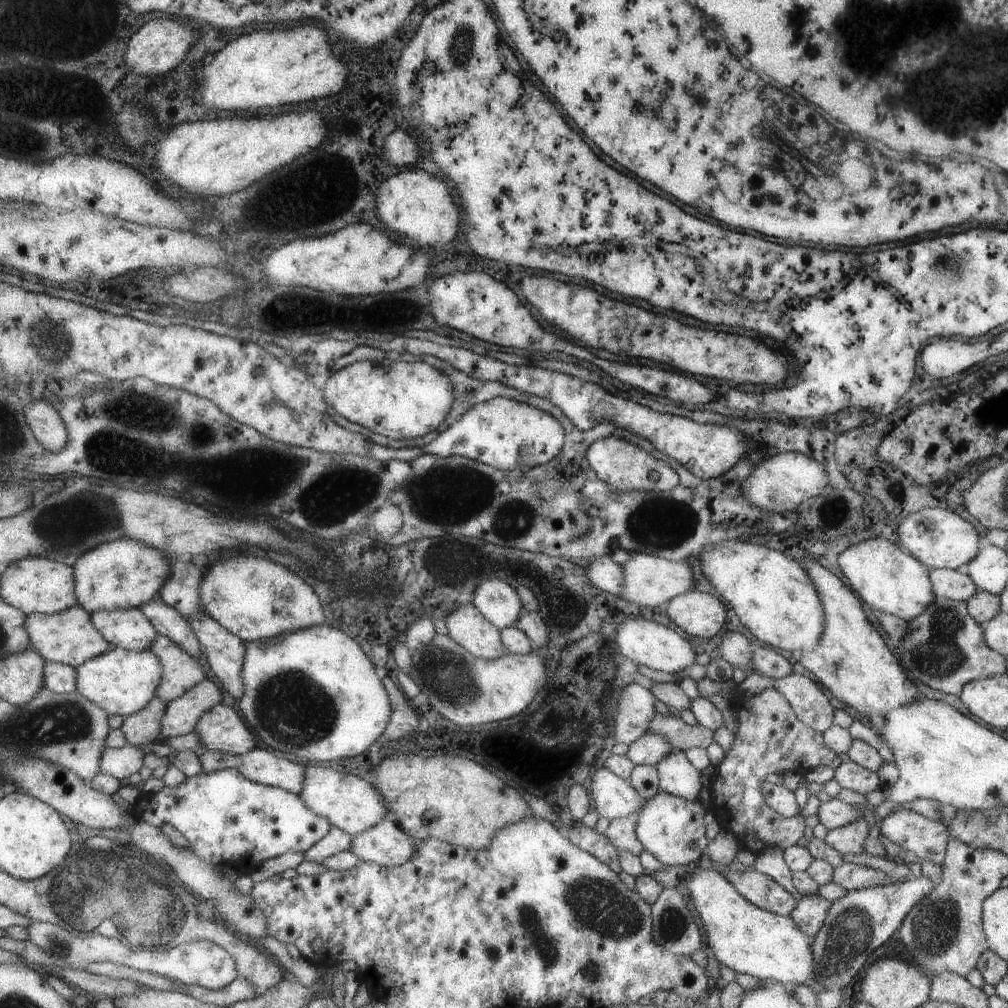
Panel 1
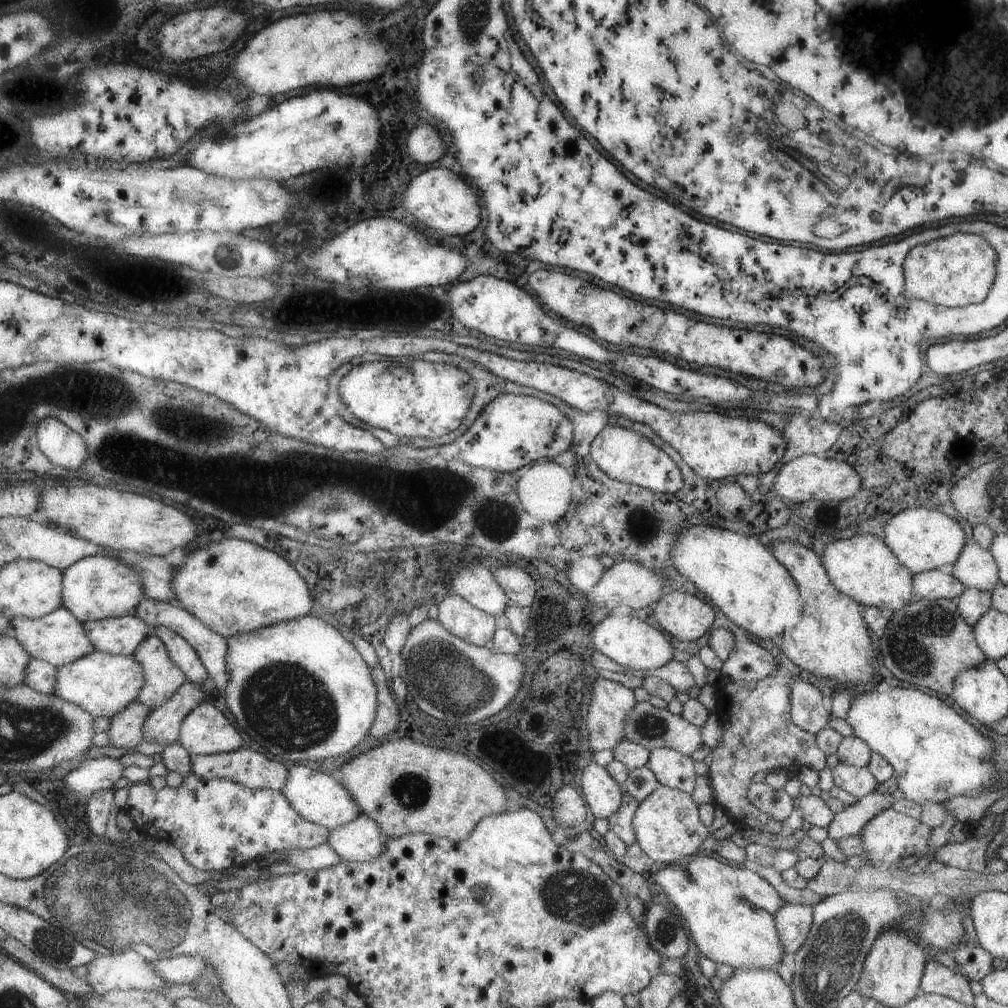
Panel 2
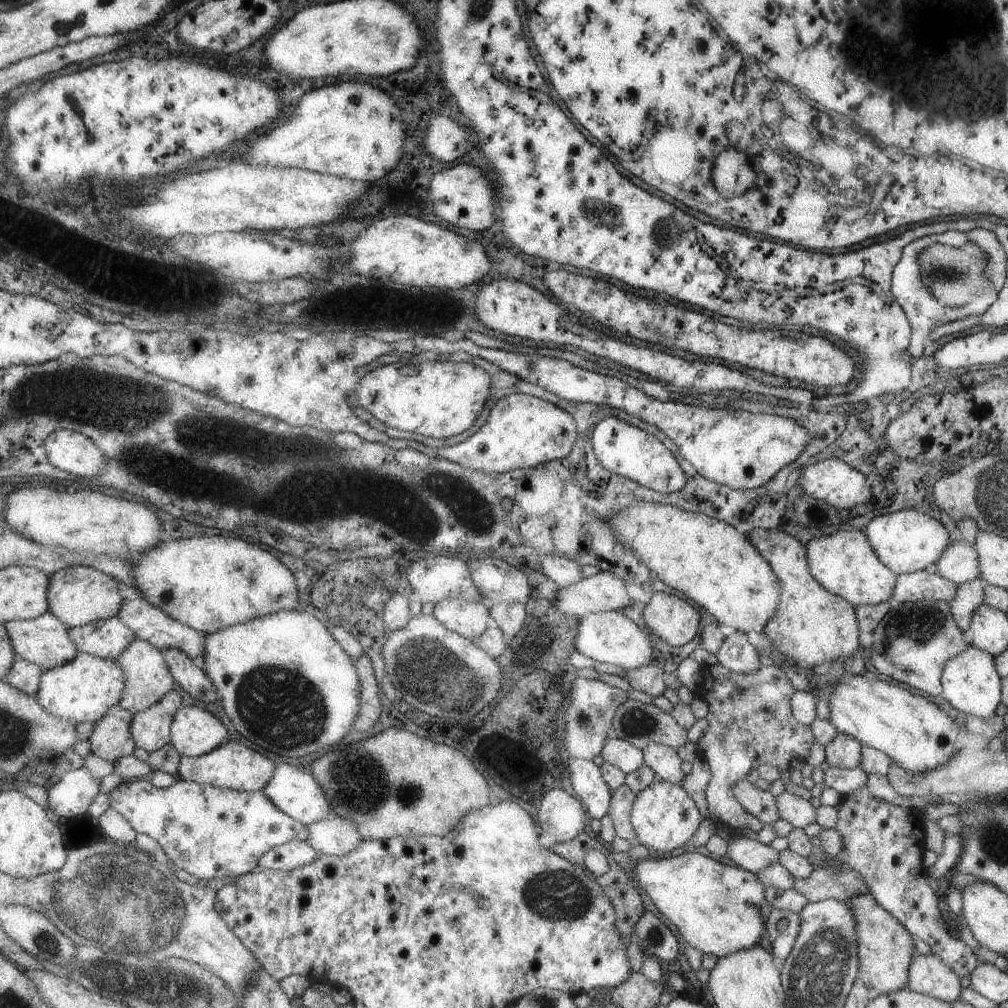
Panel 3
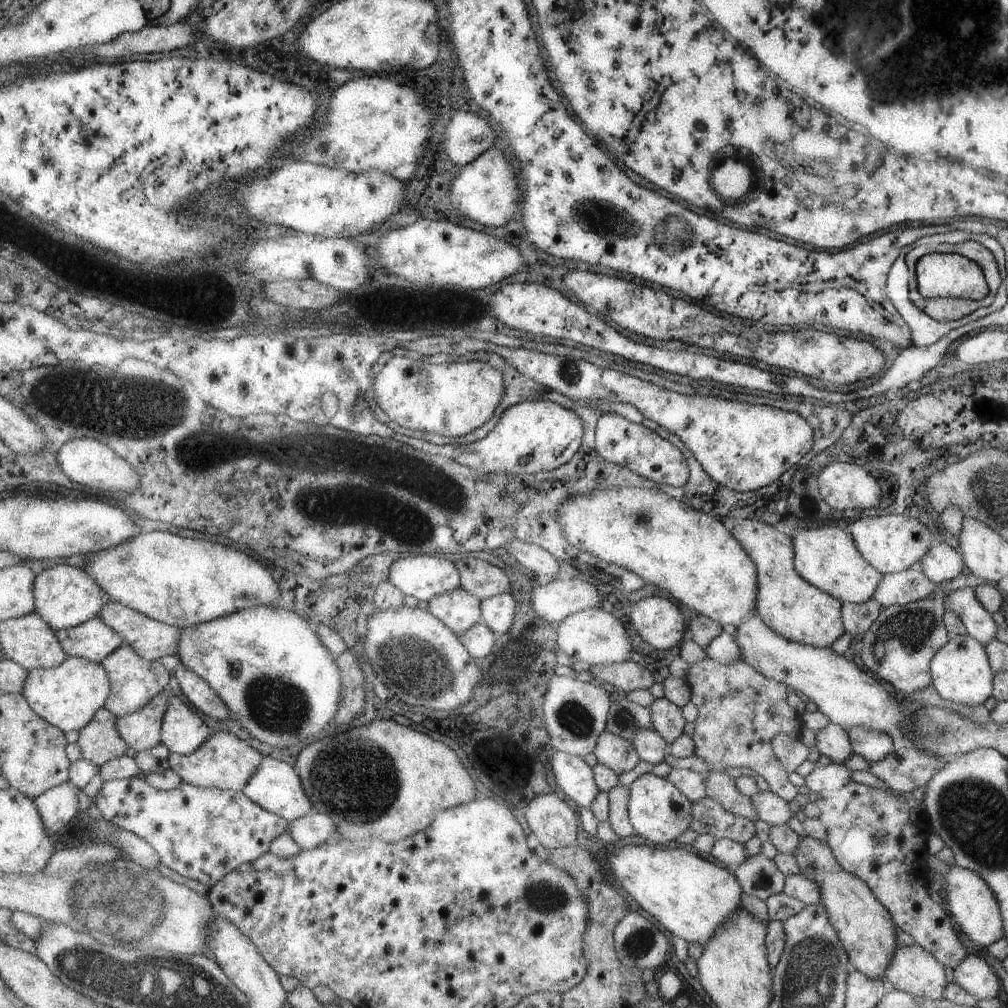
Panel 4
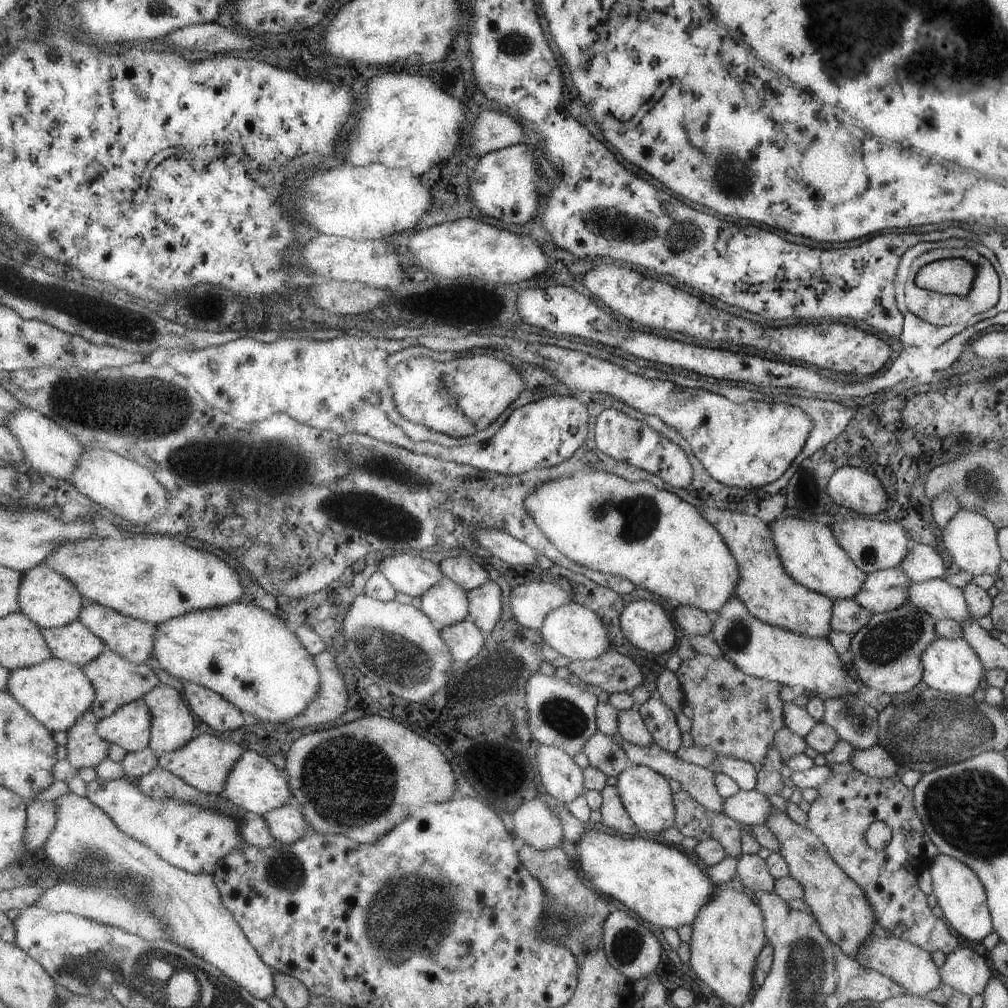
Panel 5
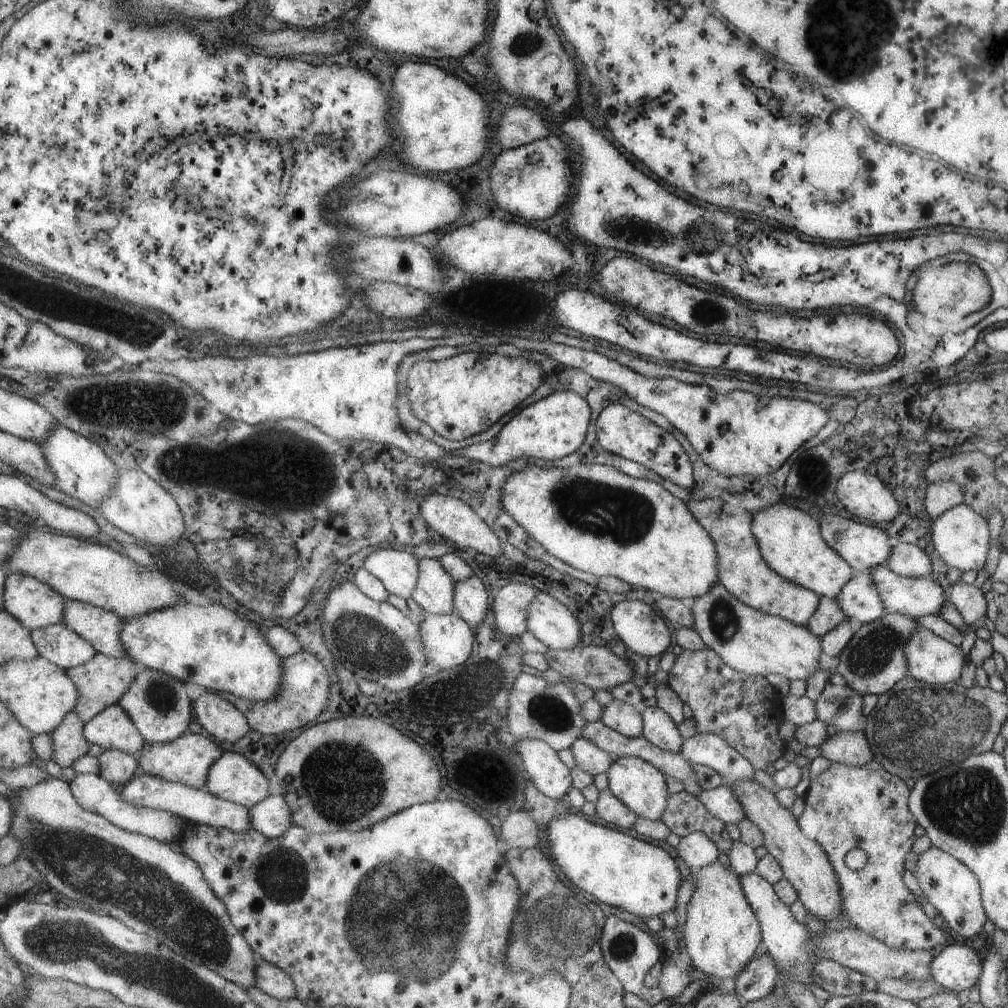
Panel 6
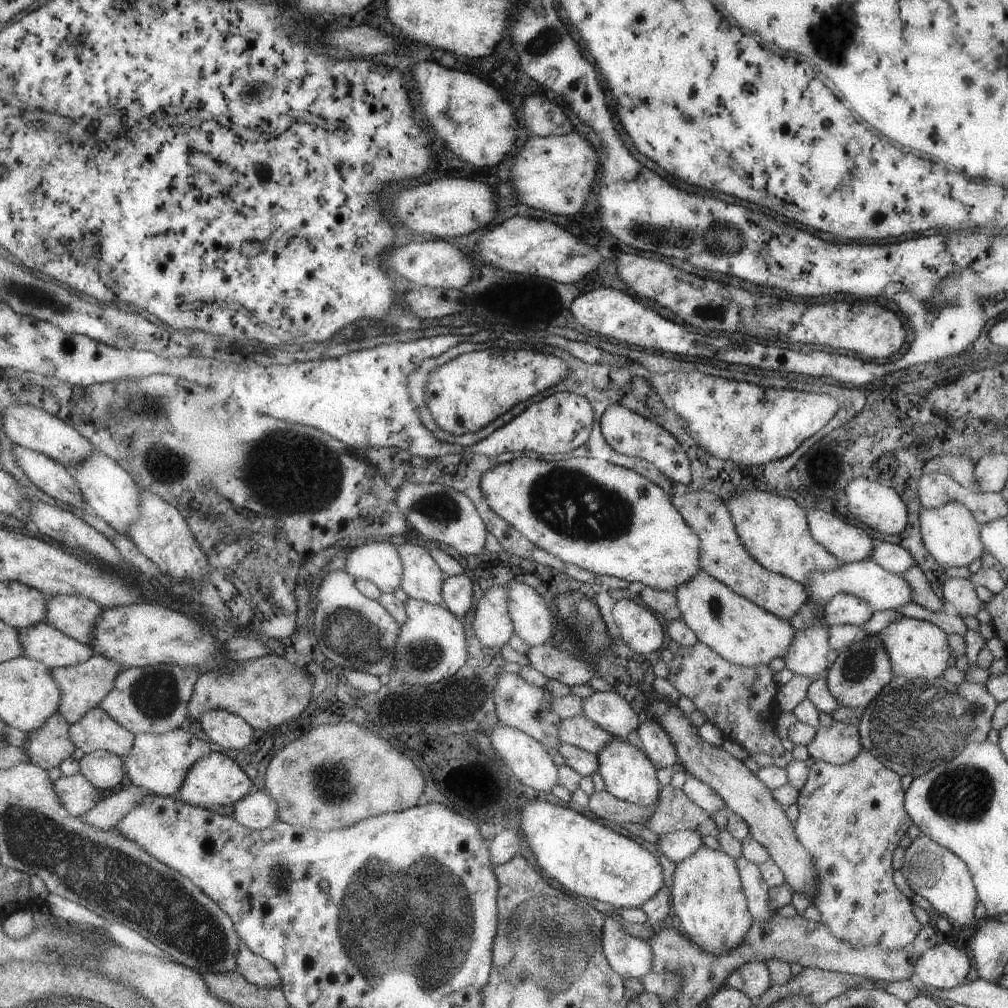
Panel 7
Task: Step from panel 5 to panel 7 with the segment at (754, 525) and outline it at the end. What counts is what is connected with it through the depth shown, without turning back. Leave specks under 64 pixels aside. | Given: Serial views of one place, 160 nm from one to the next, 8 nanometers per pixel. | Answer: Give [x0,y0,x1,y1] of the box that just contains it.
[669,491,807,621]

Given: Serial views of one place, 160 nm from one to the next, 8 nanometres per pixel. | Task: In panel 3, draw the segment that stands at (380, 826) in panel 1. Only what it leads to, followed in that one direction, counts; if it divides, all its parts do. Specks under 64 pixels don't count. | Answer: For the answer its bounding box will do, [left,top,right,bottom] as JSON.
[307,815,362,855]

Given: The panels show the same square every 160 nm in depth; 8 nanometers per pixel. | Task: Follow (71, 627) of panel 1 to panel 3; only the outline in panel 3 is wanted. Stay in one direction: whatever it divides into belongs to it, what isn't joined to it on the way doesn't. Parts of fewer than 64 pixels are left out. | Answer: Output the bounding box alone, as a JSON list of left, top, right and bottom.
[5,611,78,671]

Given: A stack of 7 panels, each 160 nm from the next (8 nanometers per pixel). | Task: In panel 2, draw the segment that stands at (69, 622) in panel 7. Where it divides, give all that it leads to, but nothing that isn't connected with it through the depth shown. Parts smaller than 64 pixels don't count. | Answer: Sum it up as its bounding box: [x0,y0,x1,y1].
[136,596,228,693]

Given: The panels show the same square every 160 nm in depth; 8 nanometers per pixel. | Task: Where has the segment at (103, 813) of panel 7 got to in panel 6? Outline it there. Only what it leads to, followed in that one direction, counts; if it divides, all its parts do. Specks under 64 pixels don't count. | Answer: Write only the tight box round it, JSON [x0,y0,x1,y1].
[122,772,253,832]

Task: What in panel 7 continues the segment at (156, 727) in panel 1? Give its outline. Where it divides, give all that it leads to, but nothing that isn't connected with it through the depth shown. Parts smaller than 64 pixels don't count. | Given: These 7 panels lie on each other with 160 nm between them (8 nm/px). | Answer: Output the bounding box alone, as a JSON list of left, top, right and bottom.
[24,712,75,770]

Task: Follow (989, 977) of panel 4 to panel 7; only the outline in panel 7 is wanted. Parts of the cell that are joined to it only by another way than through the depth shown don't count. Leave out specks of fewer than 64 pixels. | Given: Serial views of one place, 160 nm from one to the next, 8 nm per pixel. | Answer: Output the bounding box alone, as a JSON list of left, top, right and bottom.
[911,942,971,990]

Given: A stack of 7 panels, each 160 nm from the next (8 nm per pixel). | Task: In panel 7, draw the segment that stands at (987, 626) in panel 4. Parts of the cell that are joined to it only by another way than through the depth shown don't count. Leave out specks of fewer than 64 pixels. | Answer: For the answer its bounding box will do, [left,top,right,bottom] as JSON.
[803,558,913,611]

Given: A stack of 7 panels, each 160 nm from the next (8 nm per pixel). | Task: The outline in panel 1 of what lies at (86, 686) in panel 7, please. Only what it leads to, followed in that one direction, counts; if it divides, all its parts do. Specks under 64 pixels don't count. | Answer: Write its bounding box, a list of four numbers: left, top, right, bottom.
[149,634,205,703]

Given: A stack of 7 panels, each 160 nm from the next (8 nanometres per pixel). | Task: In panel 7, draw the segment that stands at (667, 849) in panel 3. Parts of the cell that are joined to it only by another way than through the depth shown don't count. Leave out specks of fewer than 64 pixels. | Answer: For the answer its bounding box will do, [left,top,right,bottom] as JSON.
[597,737,661,808]

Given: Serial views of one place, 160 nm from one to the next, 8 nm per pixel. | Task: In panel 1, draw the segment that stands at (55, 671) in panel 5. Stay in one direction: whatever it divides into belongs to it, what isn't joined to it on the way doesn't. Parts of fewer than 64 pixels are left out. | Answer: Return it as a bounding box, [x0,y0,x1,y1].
[77,646,162,717]

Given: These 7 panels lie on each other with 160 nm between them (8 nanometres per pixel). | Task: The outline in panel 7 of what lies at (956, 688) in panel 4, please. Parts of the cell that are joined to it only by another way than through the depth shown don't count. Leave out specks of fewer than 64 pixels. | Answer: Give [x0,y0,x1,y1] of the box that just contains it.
[880,617,951,680]

